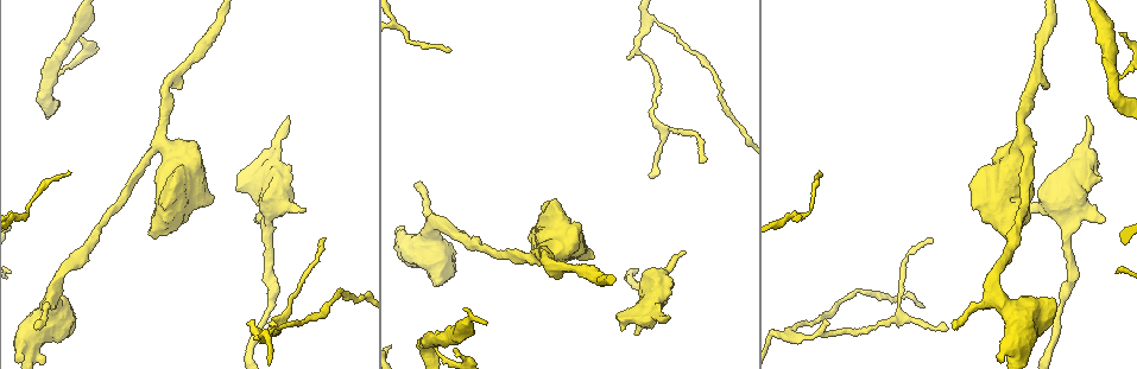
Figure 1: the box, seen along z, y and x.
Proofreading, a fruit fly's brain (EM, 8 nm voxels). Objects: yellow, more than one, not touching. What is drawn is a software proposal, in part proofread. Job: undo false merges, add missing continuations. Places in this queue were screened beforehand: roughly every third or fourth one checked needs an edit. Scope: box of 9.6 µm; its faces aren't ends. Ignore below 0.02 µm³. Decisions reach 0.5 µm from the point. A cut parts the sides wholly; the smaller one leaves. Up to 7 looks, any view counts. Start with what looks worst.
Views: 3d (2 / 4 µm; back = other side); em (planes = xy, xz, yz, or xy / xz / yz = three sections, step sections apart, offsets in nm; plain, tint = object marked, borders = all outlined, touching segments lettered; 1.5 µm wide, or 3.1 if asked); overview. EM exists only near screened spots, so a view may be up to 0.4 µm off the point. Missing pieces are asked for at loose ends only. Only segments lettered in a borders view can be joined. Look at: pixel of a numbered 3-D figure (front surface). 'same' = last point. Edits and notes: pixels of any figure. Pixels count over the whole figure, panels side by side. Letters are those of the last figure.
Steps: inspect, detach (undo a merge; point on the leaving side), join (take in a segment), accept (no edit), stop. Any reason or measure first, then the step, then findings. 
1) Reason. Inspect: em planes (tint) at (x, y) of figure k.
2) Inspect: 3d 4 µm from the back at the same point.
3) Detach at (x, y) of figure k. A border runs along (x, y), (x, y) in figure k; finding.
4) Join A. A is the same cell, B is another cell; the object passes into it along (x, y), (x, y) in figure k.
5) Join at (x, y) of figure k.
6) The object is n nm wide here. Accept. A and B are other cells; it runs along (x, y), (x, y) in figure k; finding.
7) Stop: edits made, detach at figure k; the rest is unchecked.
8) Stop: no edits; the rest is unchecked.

An open end. Inspect: 3d 2 µm at (1088, 116) of figure 1.

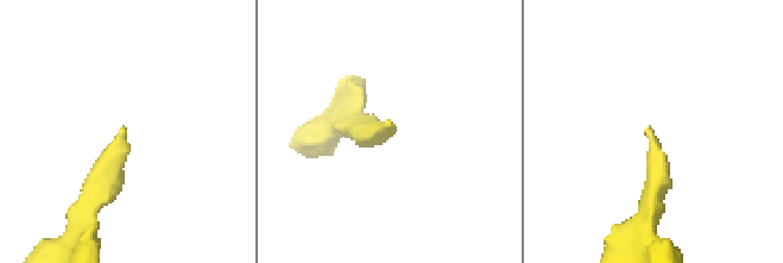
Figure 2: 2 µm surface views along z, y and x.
Inspect: em planes (borders) at (390, 119) of figure 2.

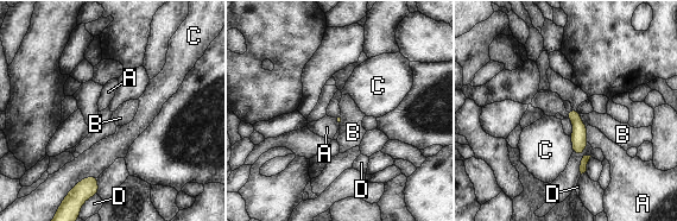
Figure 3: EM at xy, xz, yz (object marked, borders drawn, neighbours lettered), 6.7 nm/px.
Accept. A, B, C and D are other cells; a border runs along (579, 114), (586, 126) in figure 3; no lettered segment goes on from it.

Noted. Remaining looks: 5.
Branch stops here. Inspect: 3d 4 µm at (685, 251) of figure 1.

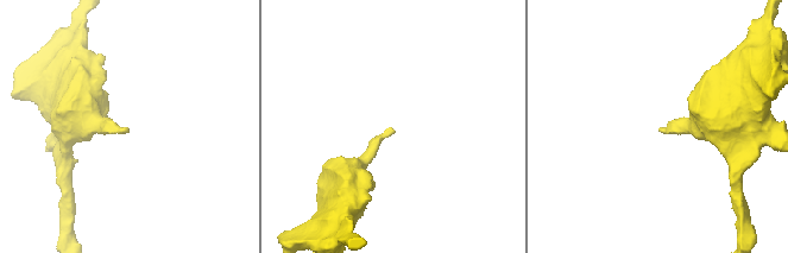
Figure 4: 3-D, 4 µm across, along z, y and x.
Inspect: em xz step 8 (borders) at (659, 130) of figure 4.

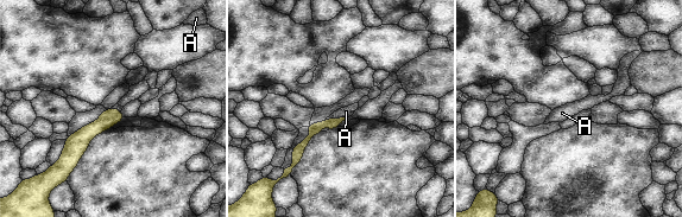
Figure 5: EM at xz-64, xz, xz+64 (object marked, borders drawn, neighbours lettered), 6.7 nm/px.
Inspect: em planes (borders) at the same point.

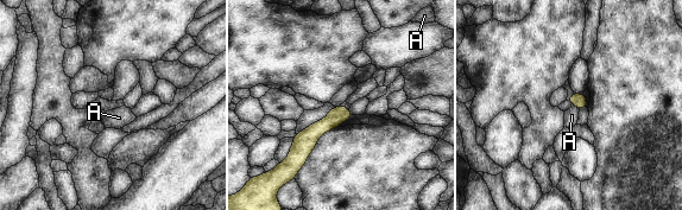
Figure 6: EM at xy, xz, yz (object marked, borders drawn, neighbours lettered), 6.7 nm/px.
Accept. A is another cell; a border runs along (572, 103), (579, 109) in figure 6; none of them fits.

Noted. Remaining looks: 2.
An open end. Inspect: em planes (borders) at (954, 330) of figure 1.

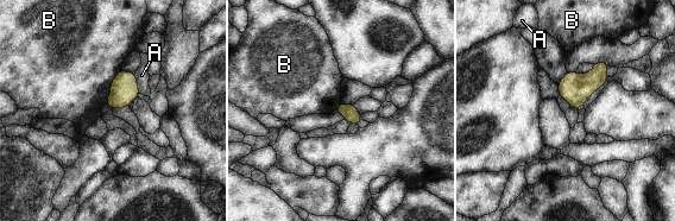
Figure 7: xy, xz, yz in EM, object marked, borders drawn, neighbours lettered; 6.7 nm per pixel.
The longest contact is with B, 260 nm. Accept. A and B are other cells; none of them fits.

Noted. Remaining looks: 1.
Stop: no edits; the rest is unchecked.

